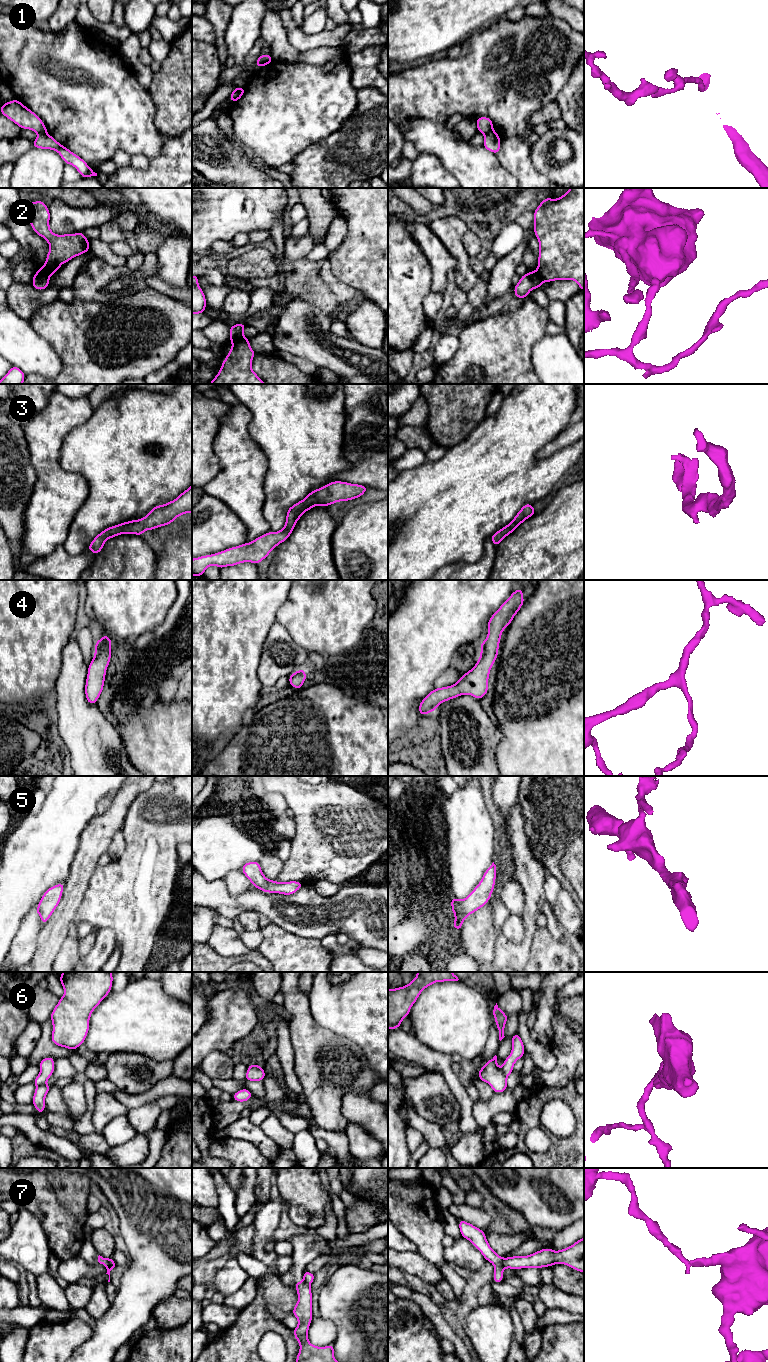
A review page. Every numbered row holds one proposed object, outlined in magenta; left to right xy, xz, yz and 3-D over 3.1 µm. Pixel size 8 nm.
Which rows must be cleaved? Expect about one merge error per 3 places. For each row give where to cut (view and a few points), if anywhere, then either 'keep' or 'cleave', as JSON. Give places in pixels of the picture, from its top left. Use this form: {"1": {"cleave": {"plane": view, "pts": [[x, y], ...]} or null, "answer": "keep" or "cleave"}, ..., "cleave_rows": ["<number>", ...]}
{"1": {"cleave": {"plane": "xy", "pts": [[45, 132], [38, 134]]}, "answer": "cleave"}, "2": {"cleave": {"plane": "xz", "pts": [[243, 336], [232, 342]]}, "answer": "cleave"}, "3": {"cleave": null, "answer": "keep"}, "4": {"cleave": null, "answer": "keep"}, "5": {"cleave": null, "answer": "keep"}, "6": {"cleave": null, "answer": "keep"}, "7": {"cleave": {"plane": "xy", "pts": [[110, 1258], [110, 1264], [107, 1268]]}, "answer": "cleave"}, "cleave_rows": ["1", "2", "7"]}

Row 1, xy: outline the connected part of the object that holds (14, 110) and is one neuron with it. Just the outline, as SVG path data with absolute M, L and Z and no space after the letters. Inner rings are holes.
M17 99L3 103L0 113L17 124L21 129L30 129L37 134L47 132L44 122Z

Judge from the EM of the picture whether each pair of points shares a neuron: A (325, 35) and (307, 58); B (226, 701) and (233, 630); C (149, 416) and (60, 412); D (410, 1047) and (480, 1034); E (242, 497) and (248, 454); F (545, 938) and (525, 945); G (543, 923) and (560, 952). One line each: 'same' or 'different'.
A: different
B: same
C: different
D: different
E: same
F: different
G: same

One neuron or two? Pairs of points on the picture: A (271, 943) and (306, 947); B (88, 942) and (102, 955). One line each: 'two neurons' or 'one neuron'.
A: one neuron
B: two neurons

